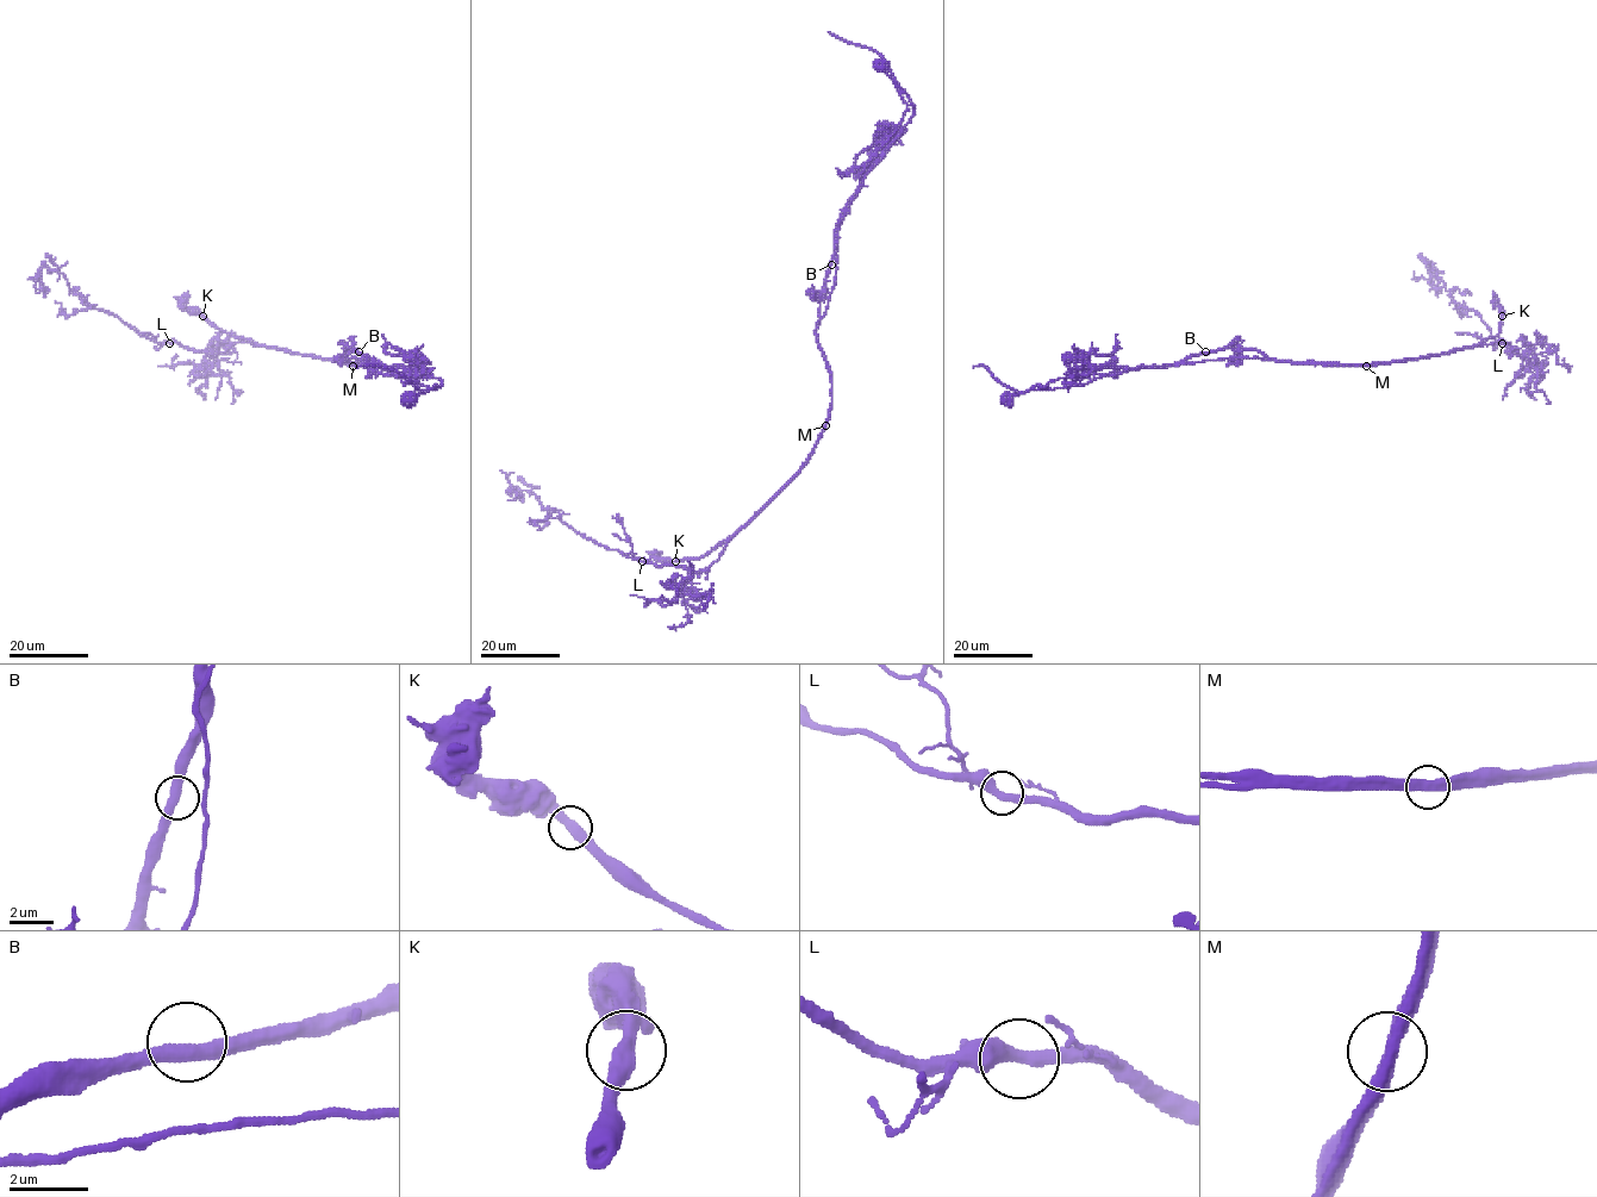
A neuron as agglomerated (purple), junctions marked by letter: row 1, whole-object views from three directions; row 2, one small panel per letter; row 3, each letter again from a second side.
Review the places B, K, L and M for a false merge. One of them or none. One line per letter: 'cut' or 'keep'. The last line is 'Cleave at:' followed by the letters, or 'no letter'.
B: keep
K: keep
L: keep
M: cut
Cleave at: M

